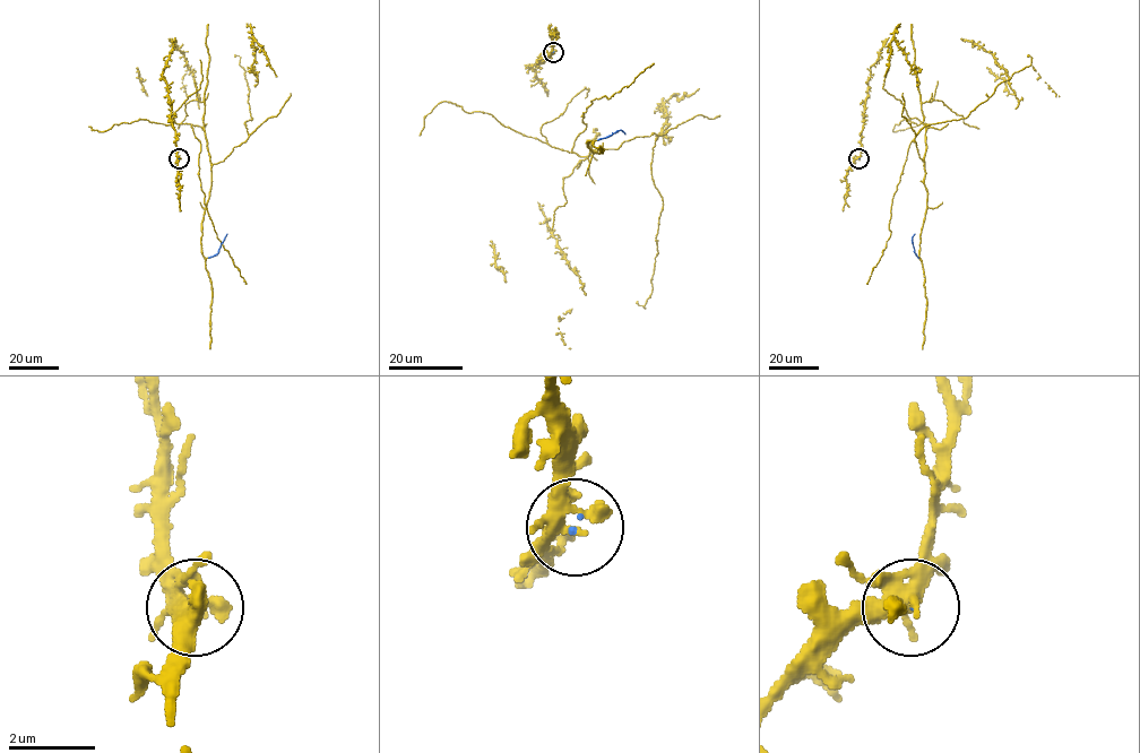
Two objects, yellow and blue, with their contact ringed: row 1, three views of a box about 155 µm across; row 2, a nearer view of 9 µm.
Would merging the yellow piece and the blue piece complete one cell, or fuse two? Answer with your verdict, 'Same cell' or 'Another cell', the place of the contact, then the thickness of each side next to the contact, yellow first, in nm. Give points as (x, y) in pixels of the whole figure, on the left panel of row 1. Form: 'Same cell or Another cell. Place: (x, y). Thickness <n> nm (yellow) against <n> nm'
Same cell. Place: (179, 158). Thickness 300 nm (yellow) against 50 nm

